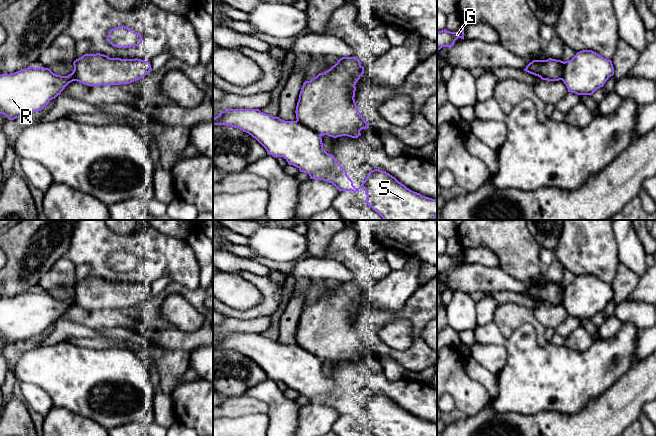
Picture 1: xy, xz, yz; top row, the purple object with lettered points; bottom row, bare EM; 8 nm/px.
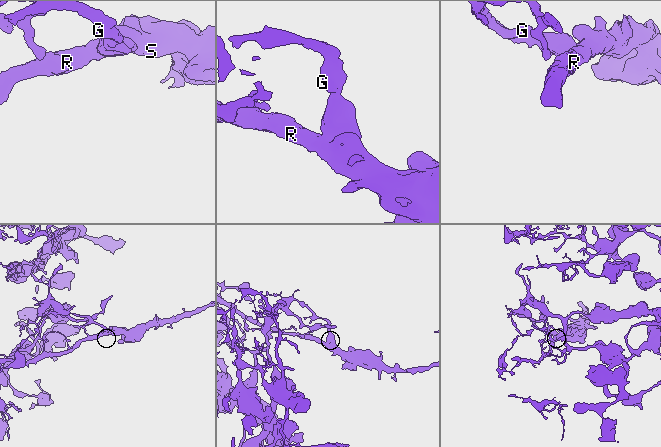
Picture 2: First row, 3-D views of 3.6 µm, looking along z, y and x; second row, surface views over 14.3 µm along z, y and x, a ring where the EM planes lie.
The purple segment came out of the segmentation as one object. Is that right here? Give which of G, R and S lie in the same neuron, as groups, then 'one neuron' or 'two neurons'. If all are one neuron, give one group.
G / R S | two neurons

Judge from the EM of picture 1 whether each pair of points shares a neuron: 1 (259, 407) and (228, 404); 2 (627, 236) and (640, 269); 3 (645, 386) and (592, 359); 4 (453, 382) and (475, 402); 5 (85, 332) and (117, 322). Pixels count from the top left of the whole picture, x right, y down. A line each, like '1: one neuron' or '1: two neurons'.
1: one neuron
2: one neuron
3: two neurons
4: one neuron
5: two neurons

